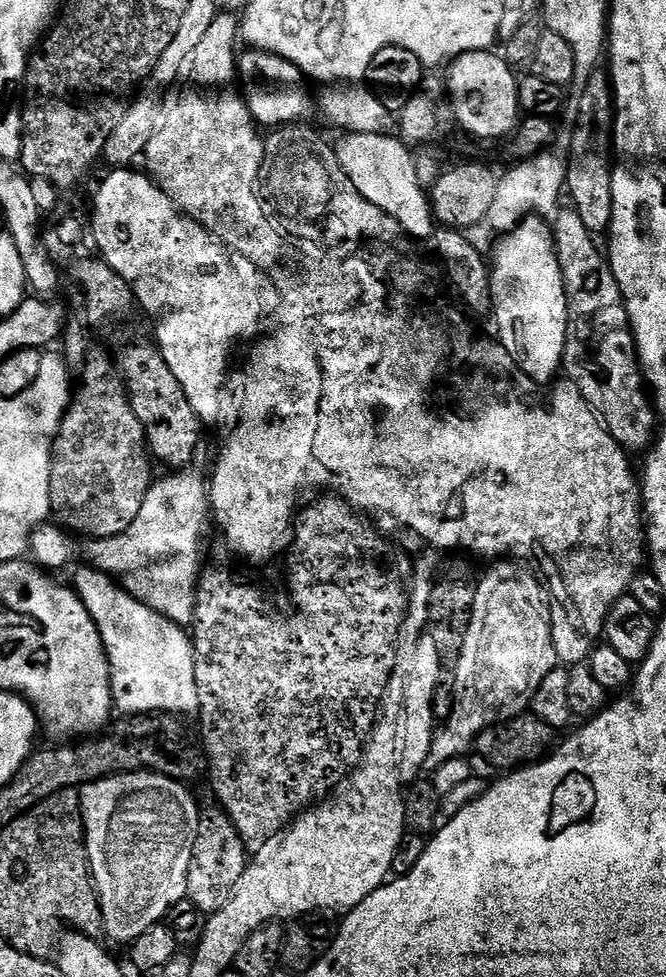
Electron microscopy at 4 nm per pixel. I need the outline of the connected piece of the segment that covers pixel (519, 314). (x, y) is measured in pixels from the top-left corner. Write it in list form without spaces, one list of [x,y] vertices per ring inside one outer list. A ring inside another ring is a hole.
[[[536,214],[529,215],[495,245],[492,254],[488,290],[492,295],[492,316],[500,331],[498,340],[510,352],[519,371],[532,380],[544,382],[561,371],[568,329],[564,275],[558,266],[549,221]]]

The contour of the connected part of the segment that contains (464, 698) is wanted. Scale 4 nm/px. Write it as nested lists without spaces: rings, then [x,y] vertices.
[[[496,562],[484,577],[479,577],[476,596],[472,599],[462,637],[464,645],[460,648],[460,661],[454,664],[456,681],[453,713],[432,737],[430,754],[424,763],[425,769],[434,770],[459,756],[467,757],[473,751],[476,740],[487,728],[525,715],[531,709],[534,694],[538,694],[538,686],[542,686],[542,678],[546,678],[546,674],[550,674],[558,666],[552,637],[549,591],[531,567],[523,568],[522,565],[524,564],[520,562]]]

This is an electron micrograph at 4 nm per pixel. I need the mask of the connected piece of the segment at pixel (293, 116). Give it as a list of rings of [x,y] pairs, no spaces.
[[[248,50],[245,53],[245,56],[243,53],[238,60],[238,80],[253,121],[260,126],[265,124],[268,130],[307,121],[312,108],[314,112],[314,100],[313,97],[312,100],[308,97],[308,92],[304,89],[306,80],[300,69],[273,52]]]

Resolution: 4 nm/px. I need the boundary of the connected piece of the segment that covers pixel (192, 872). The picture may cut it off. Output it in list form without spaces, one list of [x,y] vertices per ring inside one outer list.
[[[219,806],[204,808],[200,813],[198,830],[194,838],[194,854],[190,858],[190,870],[188,871],[188,895],[187,899],[198,906],[198,910],[205,914],[211,914],[222,910],[234,890],[234,882],[242,878],[244,869],[247,868],[250,859],[246,851],[243,838],[238,834],[234,822],[224,813]]]

